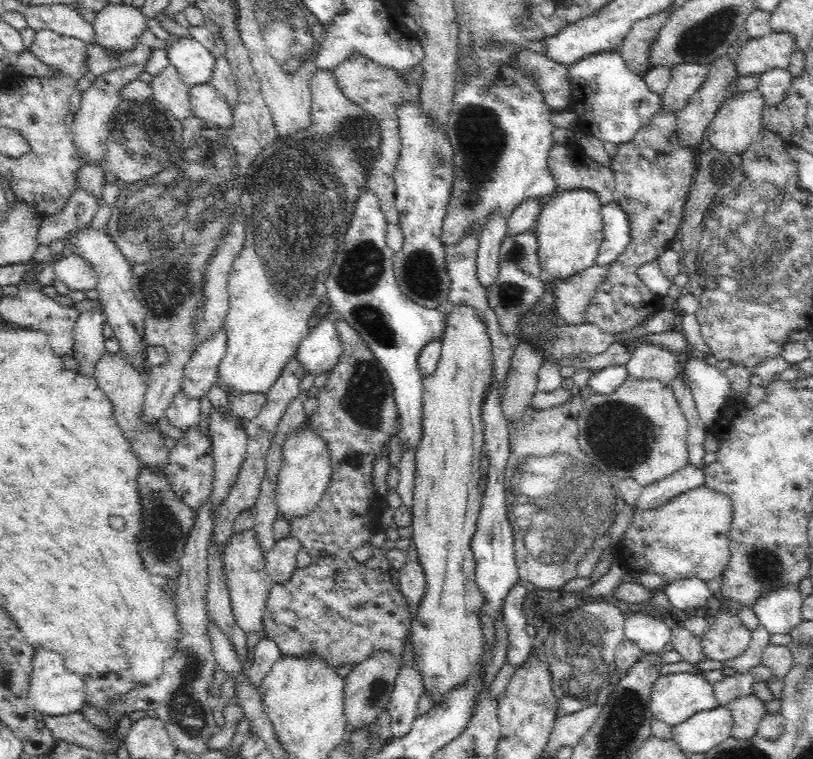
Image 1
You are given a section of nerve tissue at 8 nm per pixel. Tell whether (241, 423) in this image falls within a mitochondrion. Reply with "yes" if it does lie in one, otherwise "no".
no

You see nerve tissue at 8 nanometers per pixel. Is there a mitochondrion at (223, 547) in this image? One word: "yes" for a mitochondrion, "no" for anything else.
no

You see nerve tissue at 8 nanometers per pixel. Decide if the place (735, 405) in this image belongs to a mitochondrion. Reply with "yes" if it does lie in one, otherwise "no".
no

